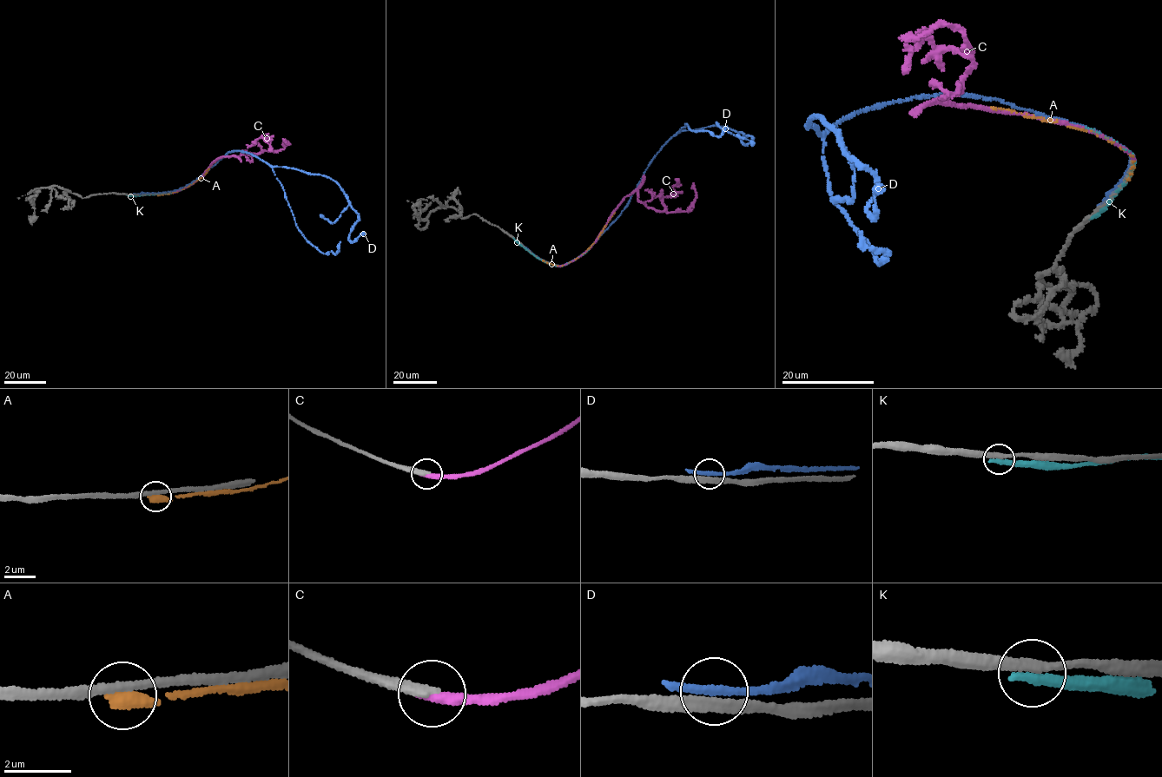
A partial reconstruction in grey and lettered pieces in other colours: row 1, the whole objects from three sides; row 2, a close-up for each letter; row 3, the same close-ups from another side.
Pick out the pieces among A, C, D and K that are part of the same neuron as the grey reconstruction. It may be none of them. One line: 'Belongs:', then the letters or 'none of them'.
Belongs: C

